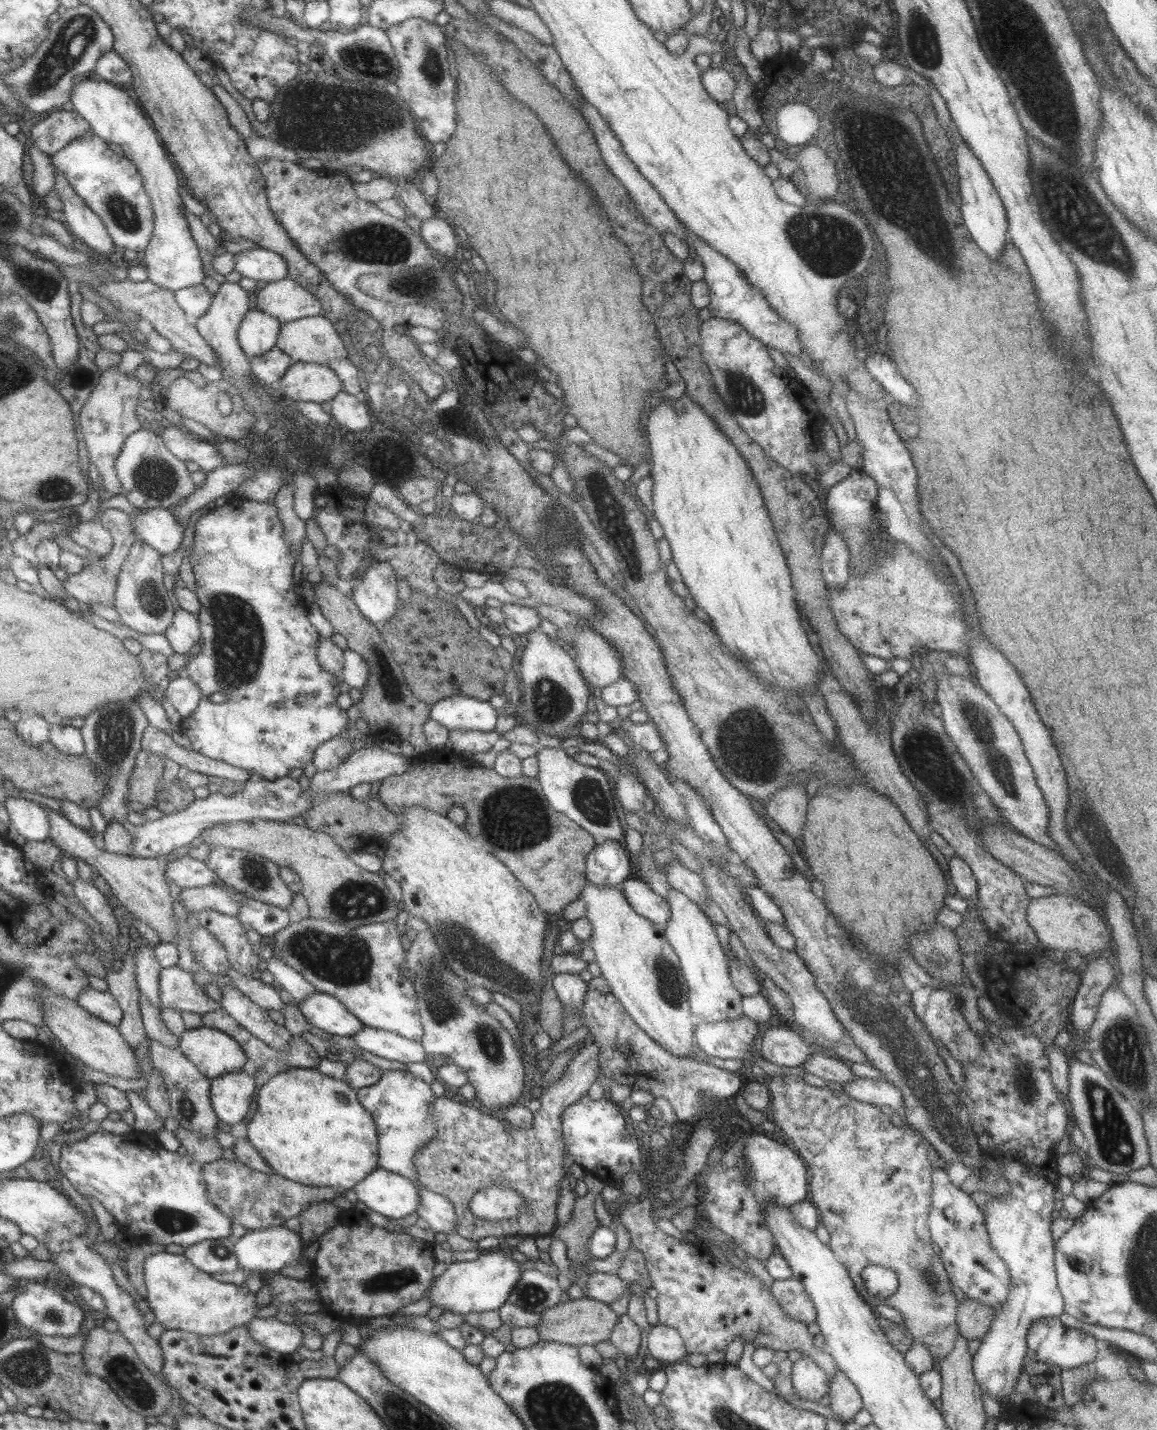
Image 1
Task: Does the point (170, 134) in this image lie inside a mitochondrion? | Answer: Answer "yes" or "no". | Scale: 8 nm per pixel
no

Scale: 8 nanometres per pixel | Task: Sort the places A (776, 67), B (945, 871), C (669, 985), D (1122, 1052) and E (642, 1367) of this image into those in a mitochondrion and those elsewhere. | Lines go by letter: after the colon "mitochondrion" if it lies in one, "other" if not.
A: other
B: other
C: mitochondrion
D: mitochondrion
E: other

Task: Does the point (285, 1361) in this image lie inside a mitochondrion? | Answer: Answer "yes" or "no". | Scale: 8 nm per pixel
no

